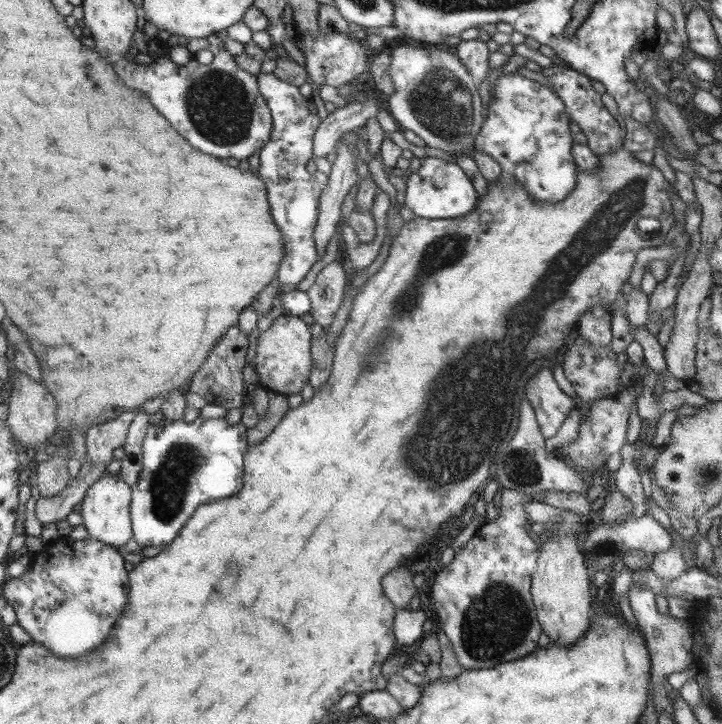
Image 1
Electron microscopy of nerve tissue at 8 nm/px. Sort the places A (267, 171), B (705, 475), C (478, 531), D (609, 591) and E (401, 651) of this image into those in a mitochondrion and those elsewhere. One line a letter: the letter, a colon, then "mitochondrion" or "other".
A: other
B: mitochondrion
C: other
D: other
E: other

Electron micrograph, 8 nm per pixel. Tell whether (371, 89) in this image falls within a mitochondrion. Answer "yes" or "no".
no

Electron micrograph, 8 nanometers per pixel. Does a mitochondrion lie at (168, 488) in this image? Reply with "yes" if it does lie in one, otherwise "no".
yes

